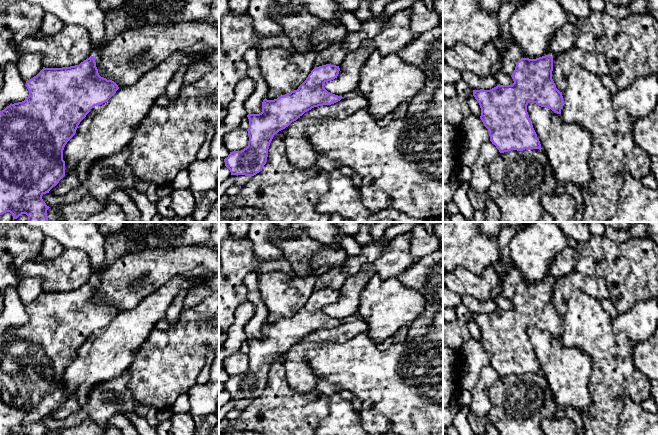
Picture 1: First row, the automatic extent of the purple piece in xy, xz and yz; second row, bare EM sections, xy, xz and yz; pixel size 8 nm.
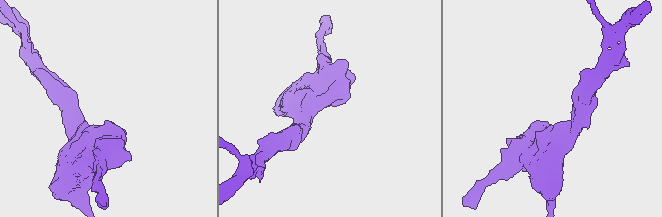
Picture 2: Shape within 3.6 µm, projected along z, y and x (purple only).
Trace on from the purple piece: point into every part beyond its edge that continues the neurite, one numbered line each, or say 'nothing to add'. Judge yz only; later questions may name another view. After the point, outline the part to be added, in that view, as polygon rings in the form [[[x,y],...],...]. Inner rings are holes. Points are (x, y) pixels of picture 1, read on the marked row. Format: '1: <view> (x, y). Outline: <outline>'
nothing to add

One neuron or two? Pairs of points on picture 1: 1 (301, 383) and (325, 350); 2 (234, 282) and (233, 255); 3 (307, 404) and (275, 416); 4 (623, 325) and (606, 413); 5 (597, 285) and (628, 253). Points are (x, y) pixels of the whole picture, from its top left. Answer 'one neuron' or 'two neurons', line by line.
1: two neurons
2: one neuron
3: one neuron
4: two neurons
5: two neurons

